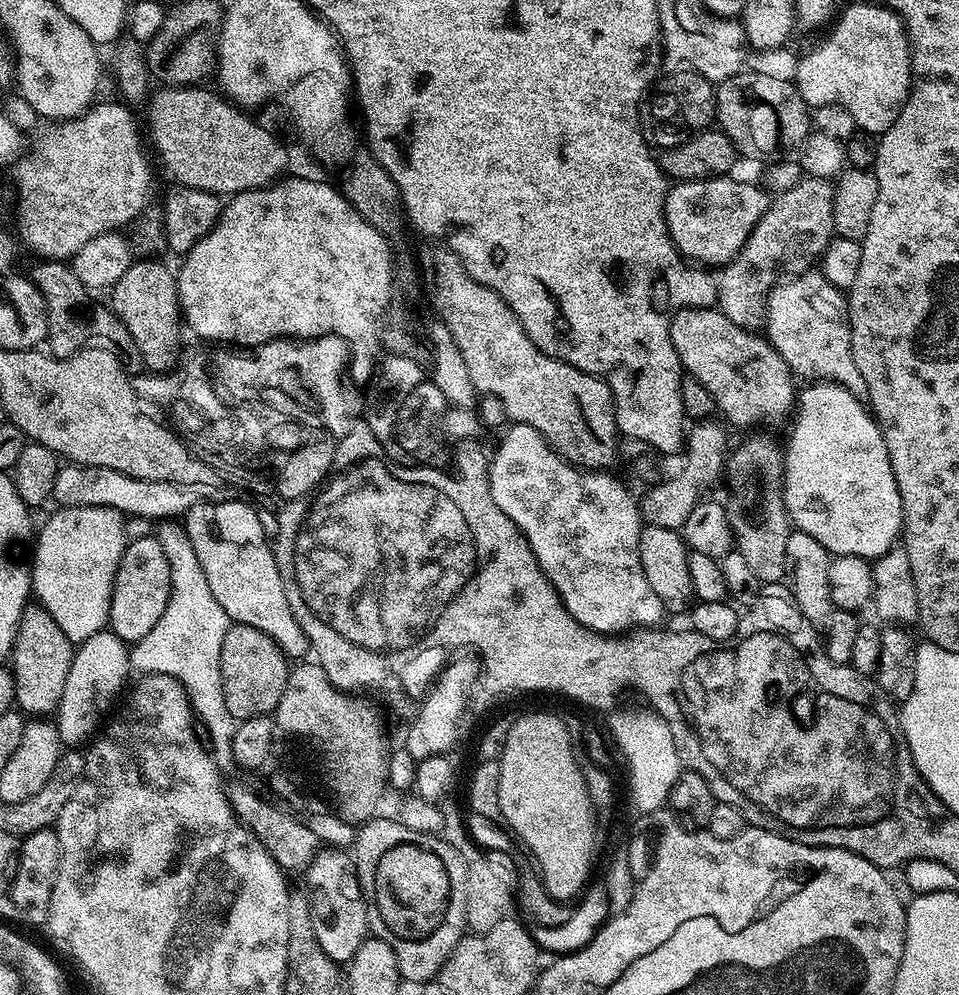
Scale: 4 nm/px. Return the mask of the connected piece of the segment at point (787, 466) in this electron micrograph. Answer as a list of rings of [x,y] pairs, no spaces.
[[[812,382],[799,389],[794,420],[795,416],[792,441],[788,448],[786,444],[783,449],[782,497],[789,521],[799,531],[822,542],[824,549],[832,556],[861,556],[871,562],[888,552],[901,539],[904,511],[898,486],[894,482],[894,472],[890,470],[886,442],[871,411],[855,393],[837,384]]]

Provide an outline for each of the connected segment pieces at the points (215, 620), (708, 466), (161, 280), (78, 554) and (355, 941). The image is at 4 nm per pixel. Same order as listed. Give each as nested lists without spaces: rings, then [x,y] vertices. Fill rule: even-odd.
[[[176,518],[161,520],[155,528],[156,541],[162,546],[162,550],[166,550],[166,562],[170,562],[172,593],[154,630],[150,630],[146,638],[131,645],[128,661],[135,671],[138,670],[137,673],[172,676],[187,690],[195,717],[206,733],[211,754],[221,773],[231,778],[238,772],[234,758],[234,734],[238,722],[230,714],[230,710],[226,710],[226,694],[222,694],[220,665],[222,638],[226,638],[230,621],[226,610],[218,606],[218,601],[210,591],[210,585],[206,583],[206,574],[198,562],[198,554],[194,554],[194,545],[190,542],[190,534],[186,534],[183,523]]]
[[[712,420],[695,423],[686,434],[684,455],[686,462],[680,472],[661,480],[659,484],[649,487],[638,500],[641,521],[654,528],[681,529],[693,506],[699,503],[702,493],[722,476],[728,445],[723,430]]]
[[[135,261],[110,290],[110,307],[134,338],[149,373],[171,373],[177,367],[182,336],[182,313],[175,273],[160,262]]]
[[[106,506],[60,508],[45,522],[44,529],[41,532],[39,529],[35,537],[36,561],[33,559],[30,564],[32,592],[35,599],[54,618],[54,622],[62,626],[62,632],[72,640],[73,645],[79,646],[96,632],[105,631],[108,624],[114,578],[126,547],[124,523],[126,517],[123,512]]]
[[[321,847],[306,869],[310,893],[310,914],[314,922],[314,934],[322,950],[330,954],[337,964],[347,965],[358,954],[358,946],[369,939],[368,907],[364,904],[364,892],[356,873],[356,861],[340,848]]]

